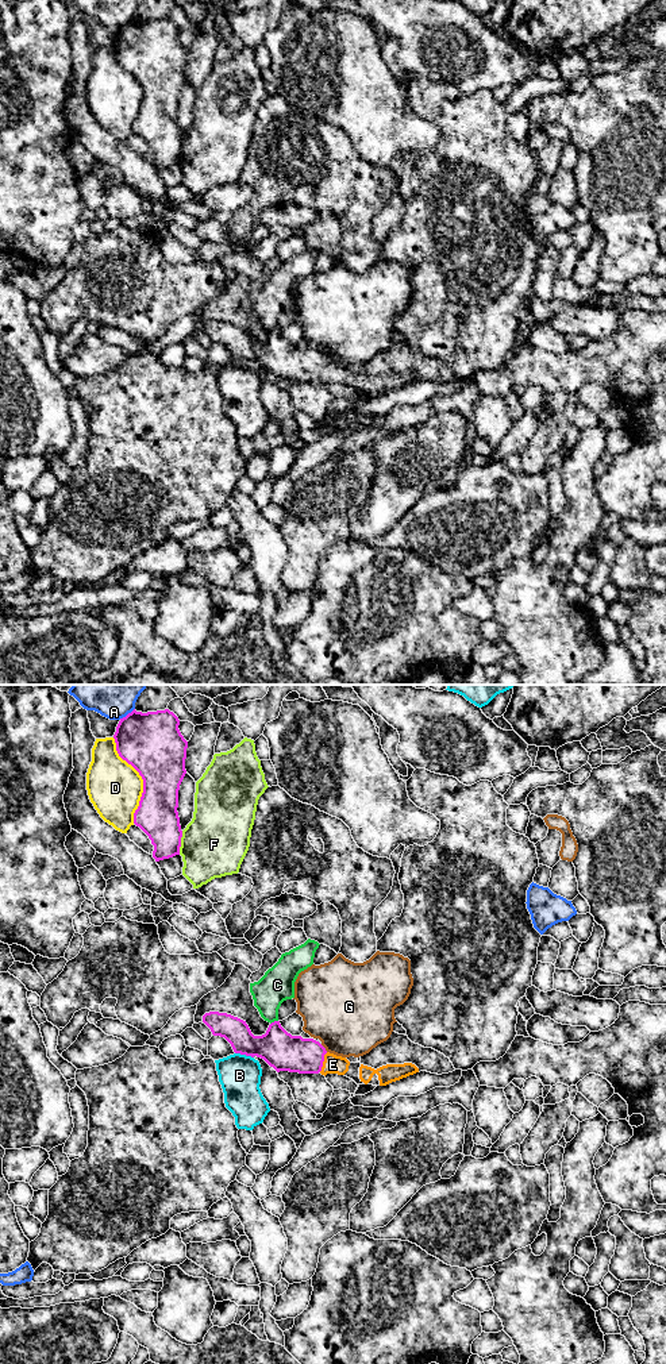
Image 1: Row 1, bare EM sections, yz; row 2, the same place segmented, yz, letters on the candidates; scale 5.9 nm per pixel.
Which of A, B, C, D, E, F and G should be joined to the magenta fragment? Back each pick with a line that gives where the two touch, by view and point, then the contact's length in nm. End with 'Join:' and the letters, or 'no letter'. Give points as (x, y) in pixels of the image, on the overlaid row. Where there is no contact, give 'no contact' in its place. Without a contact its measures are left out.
E: yz (323, 1060) | 130 nm
Join: E

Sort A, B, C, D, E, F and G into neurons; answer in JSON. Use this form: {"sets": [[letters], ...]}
{"sets": [["A"], ["B"], ["C"], ["D"], ["E"], ["F"], ["G"]]}

